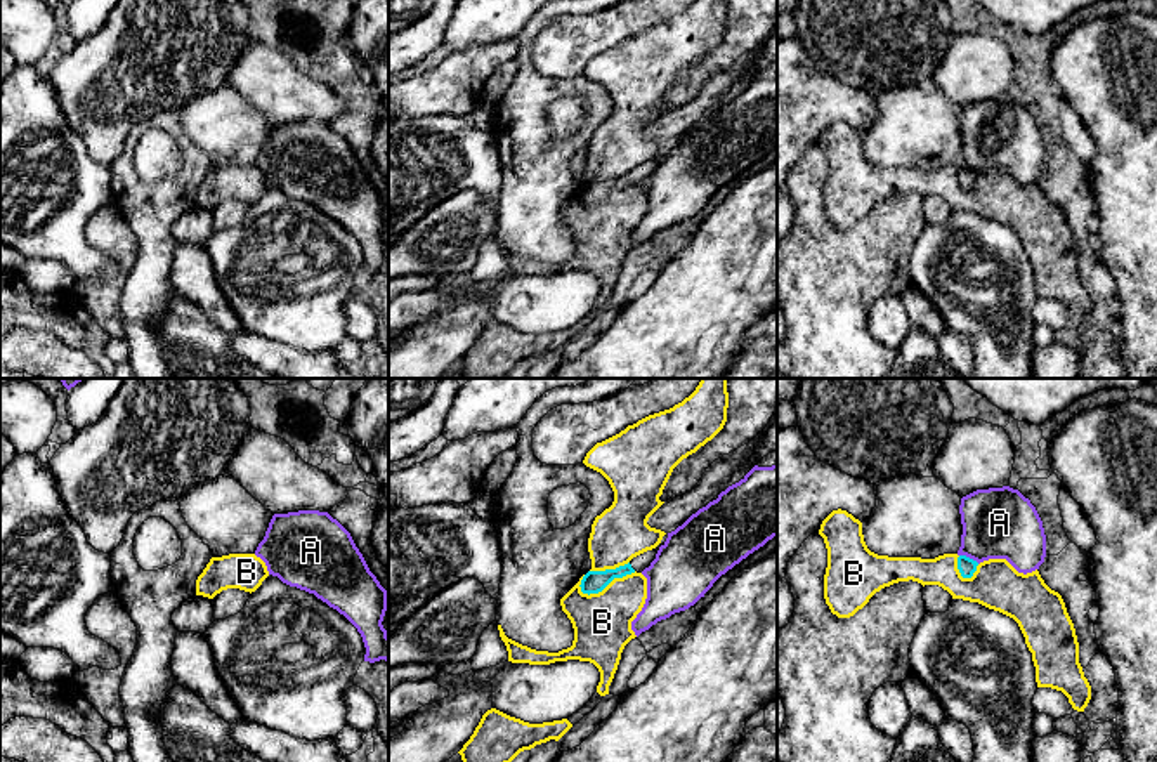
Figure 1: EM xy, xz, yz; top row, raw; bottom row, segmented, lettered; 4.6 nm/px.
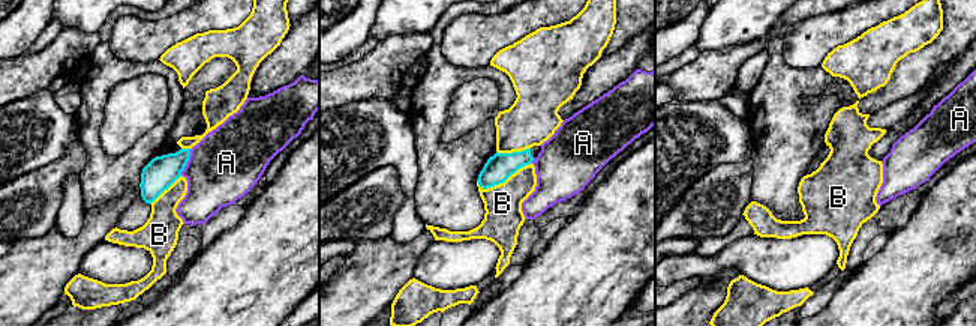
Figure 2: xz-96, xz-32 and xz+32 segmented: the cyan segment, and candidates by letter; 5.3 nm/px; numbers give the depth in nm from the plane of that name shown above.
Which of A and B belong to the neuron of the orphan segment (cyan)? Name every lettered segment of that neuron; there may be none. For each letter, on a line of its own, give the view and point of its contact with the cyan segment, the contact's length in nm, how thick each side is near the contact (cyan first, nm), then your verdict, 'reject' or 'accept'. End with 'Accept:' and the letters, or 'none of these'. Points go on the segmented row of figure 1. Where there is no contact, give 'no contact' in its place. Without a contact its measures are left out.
A: meets cyan in yz at (970, 559); contact 100 nm long; 90 nm thick on the cyan side, 340 nm on the other; reject
B: meets cyan in xz at (606, 585); contact 280 nm long; 110 nm thick on the cyan side, 280 nm on the other; reject
Accept: none of these

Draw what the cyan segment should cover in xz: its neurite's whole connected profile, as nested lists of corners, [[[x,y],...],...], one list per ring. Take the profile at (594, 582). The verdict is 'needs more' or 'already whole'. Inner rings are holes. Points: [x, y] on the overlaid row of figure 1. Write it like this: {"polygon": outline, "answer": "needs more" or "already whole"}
{"polygon": [[[668,533],[663,536],[661,543],[652,549],[647,550],[637,557],[633,557],[628,564],[619,566],[616,569],[605,569],[605,571],[588,571],[583,580],[581,580],[581,592],[583,594],[598,594],[602,592],[614,578],[623,578],[626,575],[631,573],[642,573],[645,568],[650,566],[650,562],[656,559],[656,554],[659,550],[661,545],[664,545],[668,538]]], "answer": "needs more"}

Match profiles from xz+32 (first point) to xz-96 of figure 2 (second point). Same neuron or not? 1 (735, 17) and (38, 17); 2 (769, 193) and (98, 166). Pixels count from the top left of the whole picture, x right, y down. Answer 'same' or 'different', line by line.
1: different
2: same

